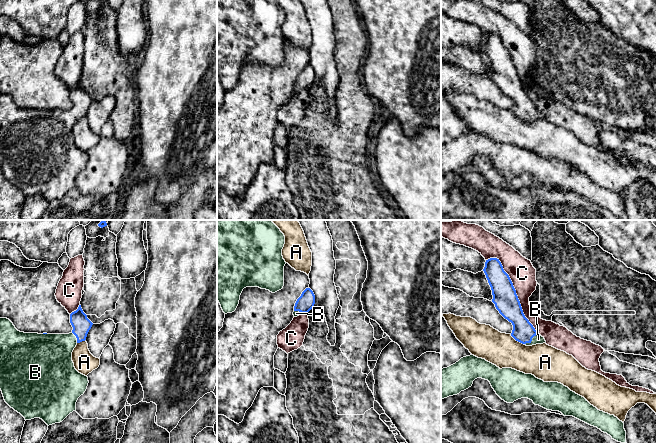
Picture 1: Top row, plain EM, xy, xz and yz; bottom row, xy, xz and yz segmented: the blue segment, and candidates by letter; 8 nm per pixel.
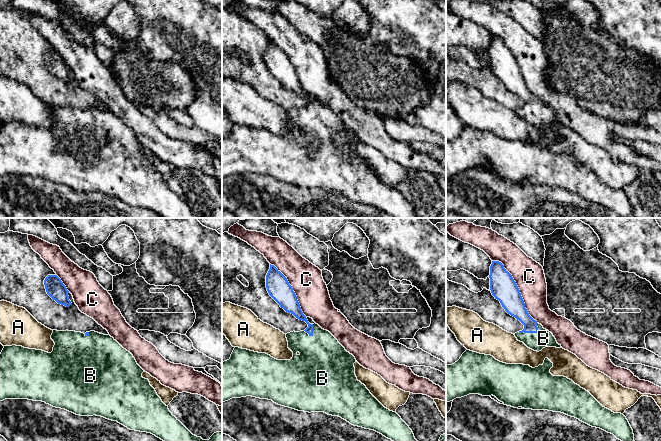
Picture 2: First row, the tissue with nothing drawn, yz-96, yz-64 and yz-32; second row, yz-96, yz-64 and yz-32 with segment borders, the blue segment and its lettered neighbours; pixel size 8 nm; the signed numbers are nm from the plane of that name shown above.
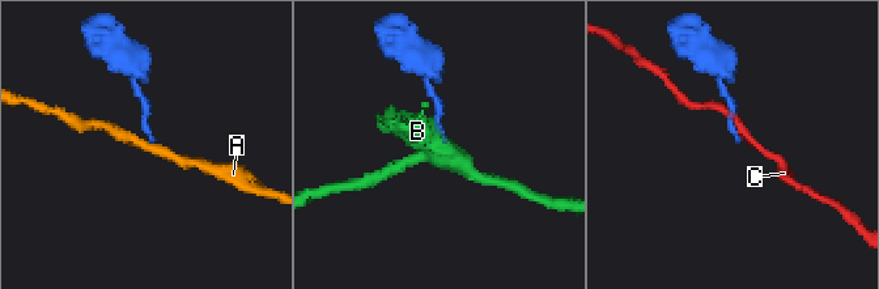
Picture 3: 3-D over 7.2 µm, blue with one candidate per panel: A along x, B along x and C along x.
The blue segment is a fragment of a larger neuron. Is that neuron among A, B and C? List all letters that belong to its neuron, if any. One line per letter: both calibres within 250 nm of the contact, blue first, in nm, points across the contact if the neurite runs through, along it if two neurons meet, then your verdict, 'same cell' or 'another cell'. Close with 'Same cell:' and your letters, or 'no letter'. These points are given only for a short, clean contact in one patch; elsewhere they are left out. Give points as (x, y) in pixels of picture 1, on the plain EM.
A: 180/280 nm | along yz (510, 110), (523, 120) | another cell
B: 180/80 nm | across yz (523, 107), (531, 116), (538, 115) | same cell
C: 200/200 nm | another cell
Same cell: B

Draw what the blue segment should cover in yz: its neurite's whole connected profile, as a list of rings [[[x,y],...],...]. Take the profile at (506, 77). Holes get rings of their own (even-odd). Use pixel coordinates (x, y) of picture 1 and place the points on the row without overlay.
[[[499,35],[486,36],[483,47],[492,66],[492,78],[499,89],[513,101],[511,112],[526,122],[546,119],[525,93],[513,59]]]

